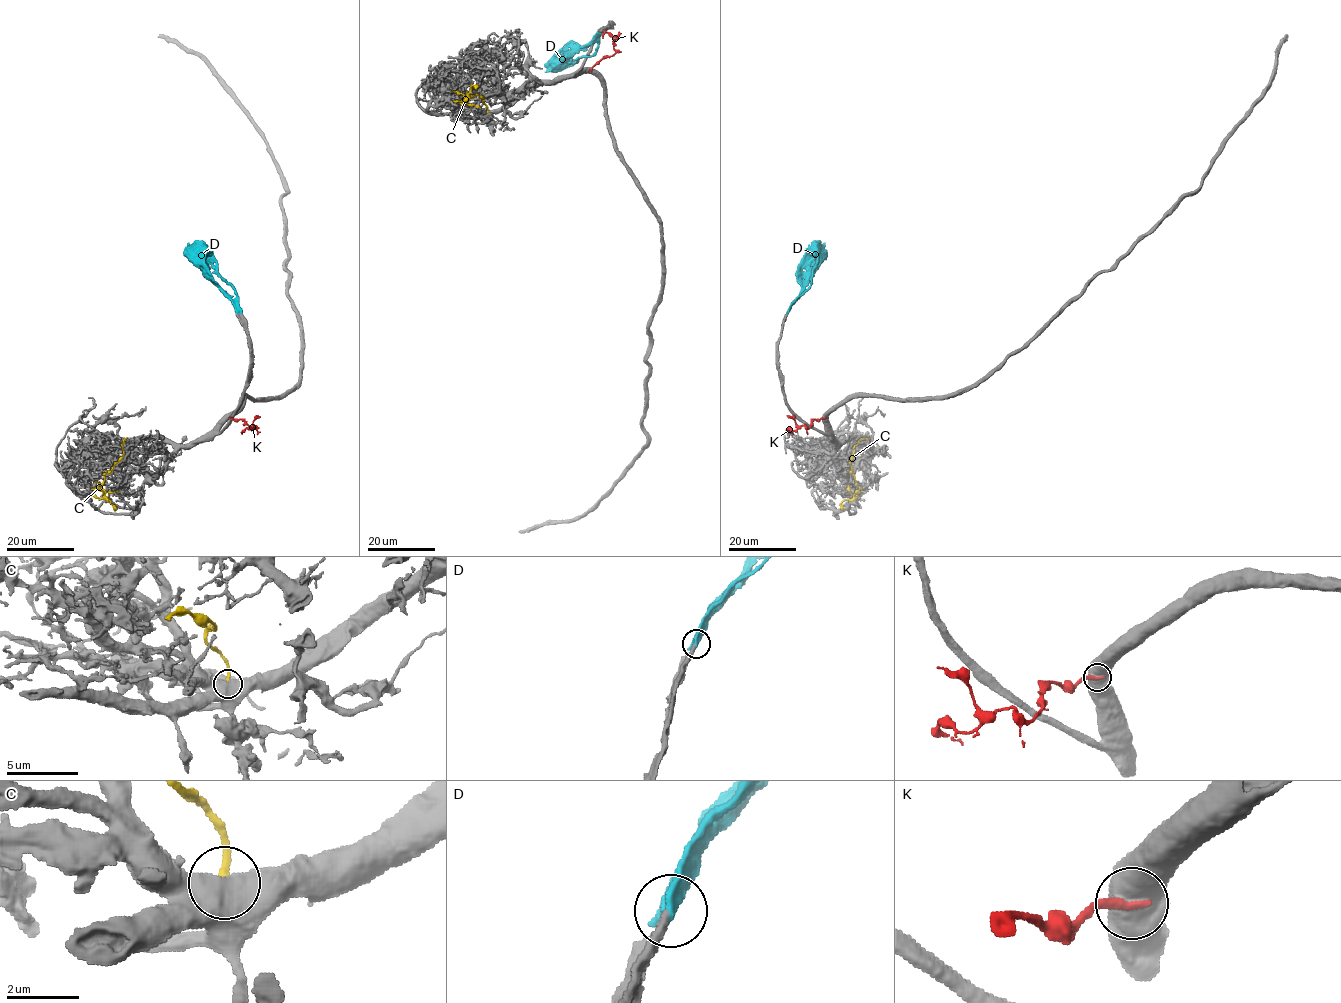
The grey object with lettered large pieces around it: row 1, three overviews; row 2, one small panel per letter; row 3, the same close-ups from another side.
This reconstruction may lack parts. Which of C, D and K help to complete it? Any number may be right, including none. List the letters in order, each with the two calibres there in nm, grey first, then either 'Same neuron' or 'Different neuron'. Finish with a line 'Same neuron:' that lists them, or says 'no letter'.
C: Thickness 750 nm (grey) against 300 nm. Different neuron
D: Thickness 440 nm (grey) against 700 nm. Same neuron
K: Thickness 750 nm (grey) against 240 nm. Different neuron
Same neuron: D

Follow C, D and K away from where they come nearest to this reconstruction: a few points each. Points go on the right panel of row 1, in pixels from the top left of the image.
C: (867, 438), (861, 438), (854, 446), (851, 473), (859, 489), (841, 504), (844, 511)
D: (788, 312), (822, 258), (825, 243)
K: (825, 418), (814, 419), (809, 428), (803, 425), (796, 430), (788, 428), (793, 434)

